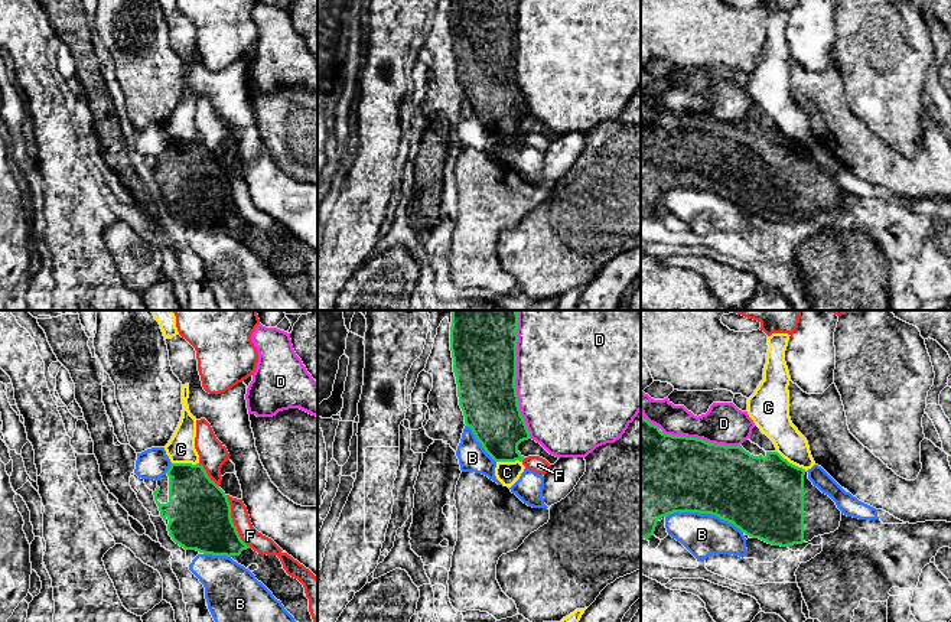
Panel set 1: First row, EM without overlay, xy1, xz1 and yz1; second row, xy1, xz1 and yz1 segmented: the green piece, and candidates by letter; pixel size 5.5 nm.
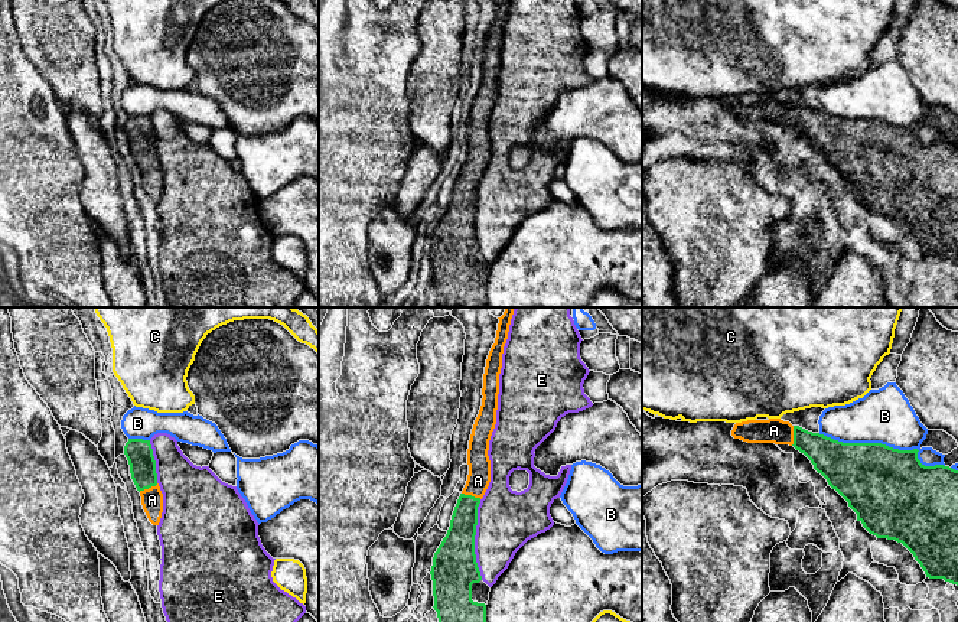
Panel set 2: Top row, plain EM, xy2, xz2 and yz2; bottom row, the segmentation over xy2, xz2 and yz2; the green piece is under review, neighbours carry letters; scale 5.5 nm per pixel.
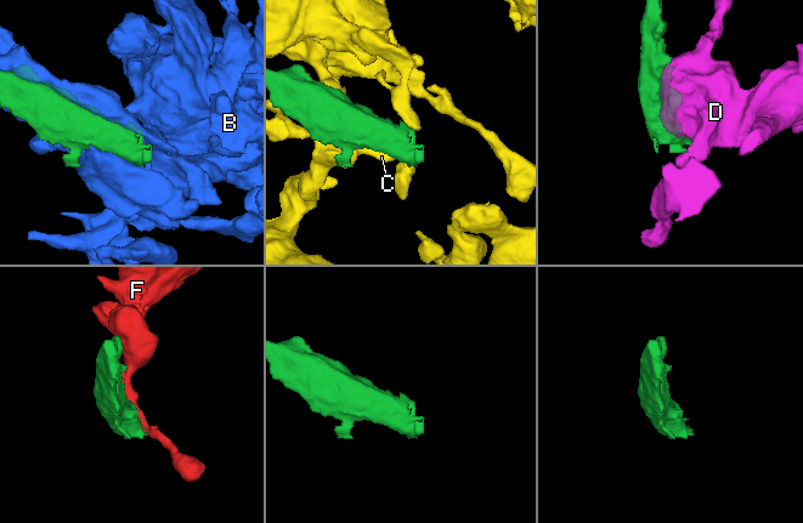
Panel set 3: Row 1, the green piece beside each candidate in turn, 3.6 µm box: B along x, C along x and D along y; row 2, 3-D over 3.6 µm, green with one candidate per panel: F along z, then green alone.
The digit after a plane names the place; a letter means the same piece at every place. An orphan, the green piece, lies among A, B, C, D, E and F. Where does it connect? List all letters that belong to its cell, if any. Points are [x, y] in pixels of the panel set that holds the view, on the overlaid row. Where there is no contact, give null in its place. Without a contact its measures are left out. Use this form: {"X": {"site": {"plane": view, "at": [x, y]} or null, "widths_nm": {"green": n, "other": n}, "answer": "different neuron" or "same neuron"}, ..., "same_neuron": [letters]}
{"A": {"site": {"plane": "yz2", "at": [794, 436]}, "widths_nm": {"green": 200, "other": 140}, "answer": "same neuron"}, "B": {"site": {"plane": "yz2", "at": [885, 445]}, "widths_nm": {"green": 460, "other": 300}, "answer": "different neuron"}, "C": {"site": {"plane": "yz1", "at": [791, 463]}, "widths_nm": {"green": 440, "other": 170}, "answer": "different neuron"}, "D": {"site": {"plane": "xz1", "at": [515, 374]}, "widths_nm": {"green": 360, "other": 500}, "answer": "different neuron"}, "E": {"site": {"plane": "xz2", "at": [473, 540]}, "widths_nm": {"green": 260, "other": 320}, "answer": "different neuron"}, "F": {"site": {"plane": "xy1", "at": [231, 521]}, "widths_nm": {"green": 360, "other": 100}, "answer": "different neuron"}, "same_neuron": ["A"]}

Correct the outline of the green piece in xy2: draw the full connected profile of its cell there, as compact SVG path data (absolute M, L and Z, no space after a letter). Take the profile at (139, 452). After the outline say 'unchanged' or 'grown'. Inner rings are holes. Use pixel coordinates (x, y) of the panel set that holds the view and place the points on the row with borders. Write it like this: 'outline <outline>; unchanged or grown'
outline M128 439L124 455L131 479L140 492L143 509L153 525L159 525L163 512L163 494L157 483L156 460L150 440Z; grown

